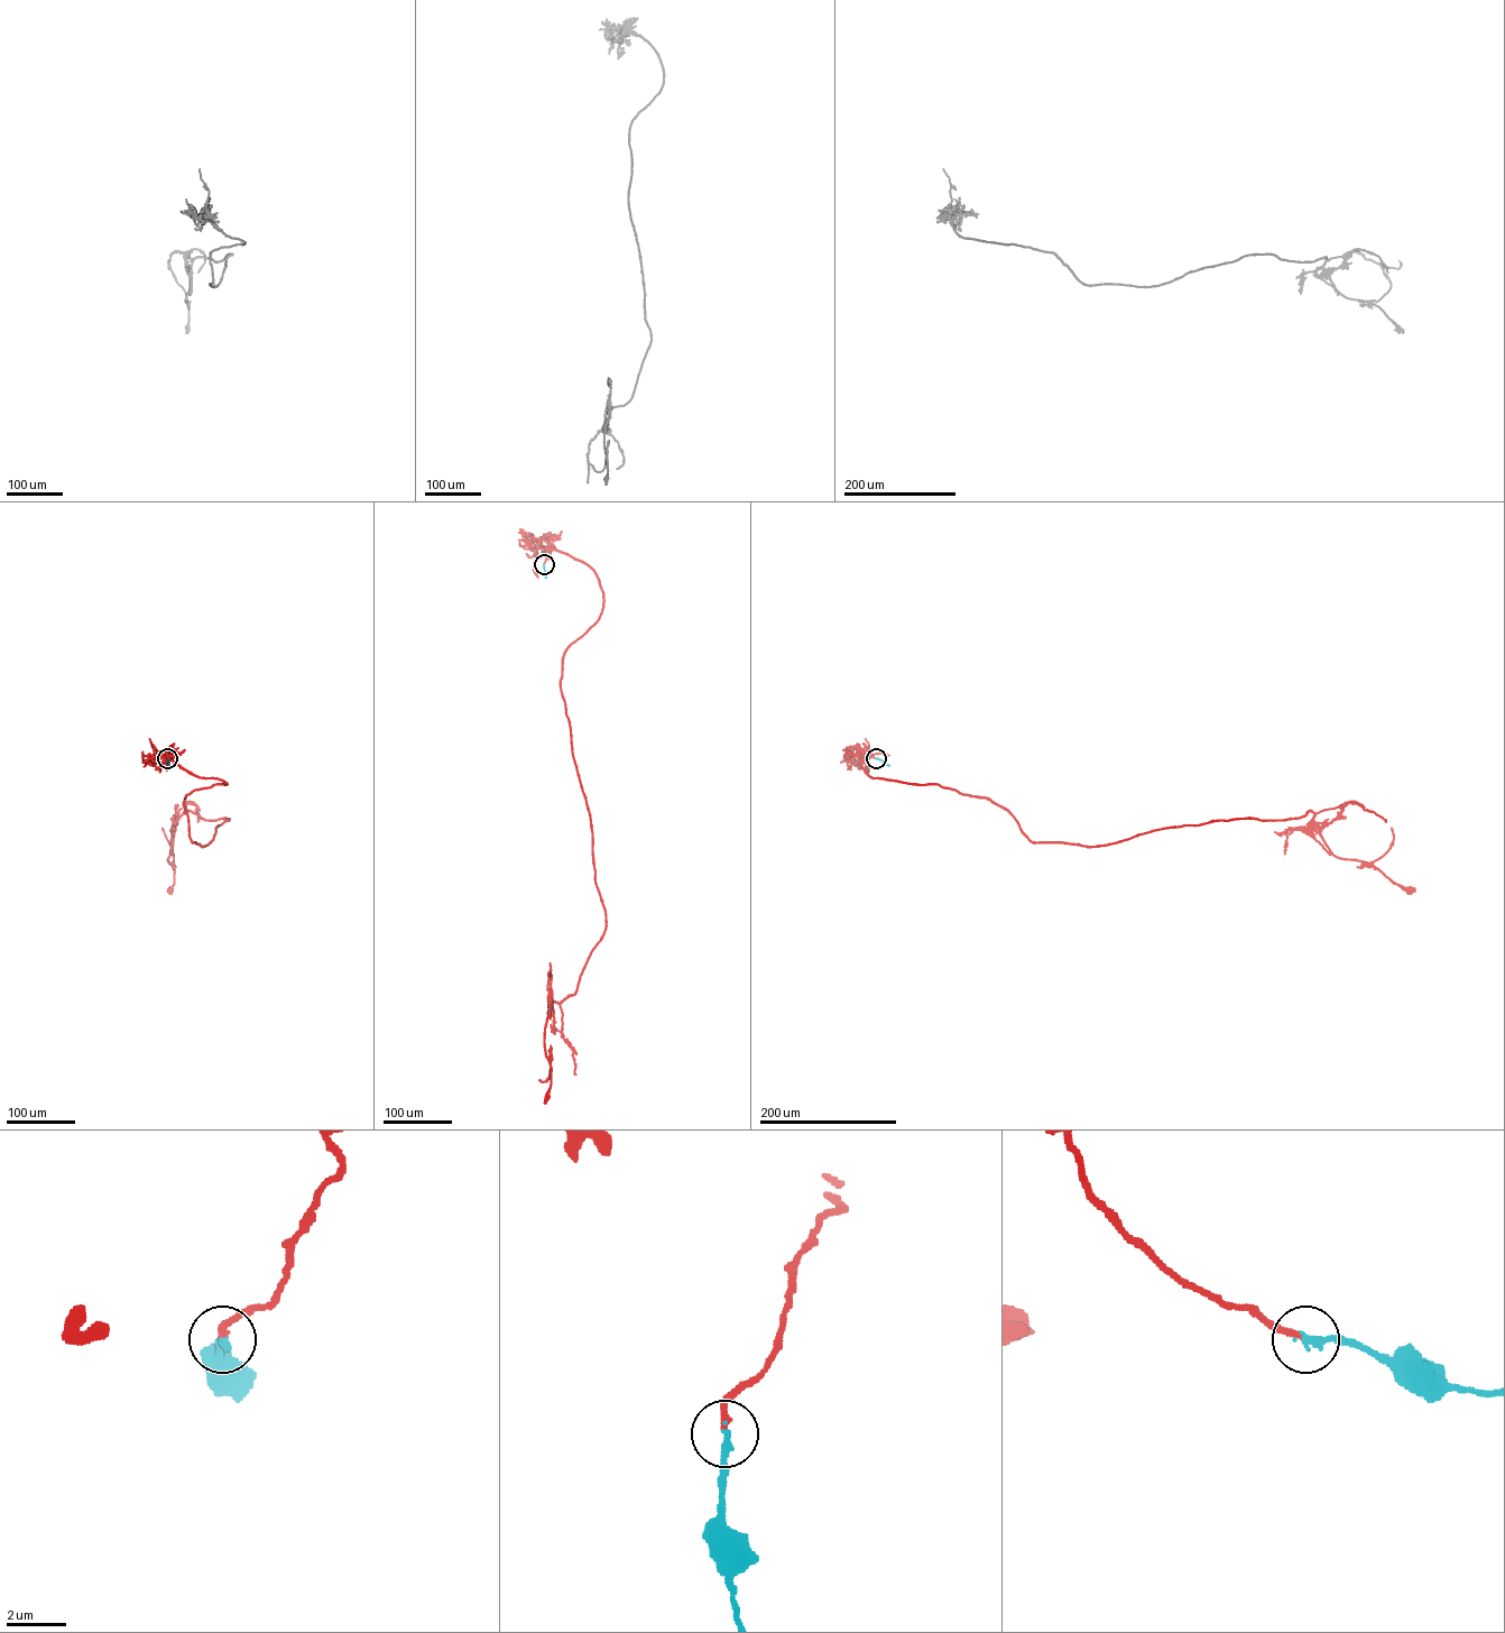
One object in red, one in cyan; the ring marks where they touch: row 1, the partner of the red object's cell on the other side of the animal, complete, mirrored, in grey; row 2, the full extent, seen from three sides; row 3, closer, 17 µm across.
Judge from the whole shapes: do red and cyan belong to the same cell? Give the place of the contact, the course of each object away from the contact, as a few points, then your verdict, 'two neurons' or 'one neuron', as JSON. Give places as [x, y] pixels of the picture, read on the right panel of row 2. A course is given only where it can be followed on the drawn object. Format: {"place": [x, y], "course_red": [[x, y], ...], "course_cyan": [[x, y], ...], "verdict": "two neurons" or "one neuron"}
{"place": [876, 758], "course_red": [[876, 758], [859, 753], [870, 777], [989, 799], [1034, 842], [1099, 846], [1311, 811], [1335, 855], [1409, 891]], "course_cyan": [[876, 758], [889, 766]], "verdict": "one neuron"}

